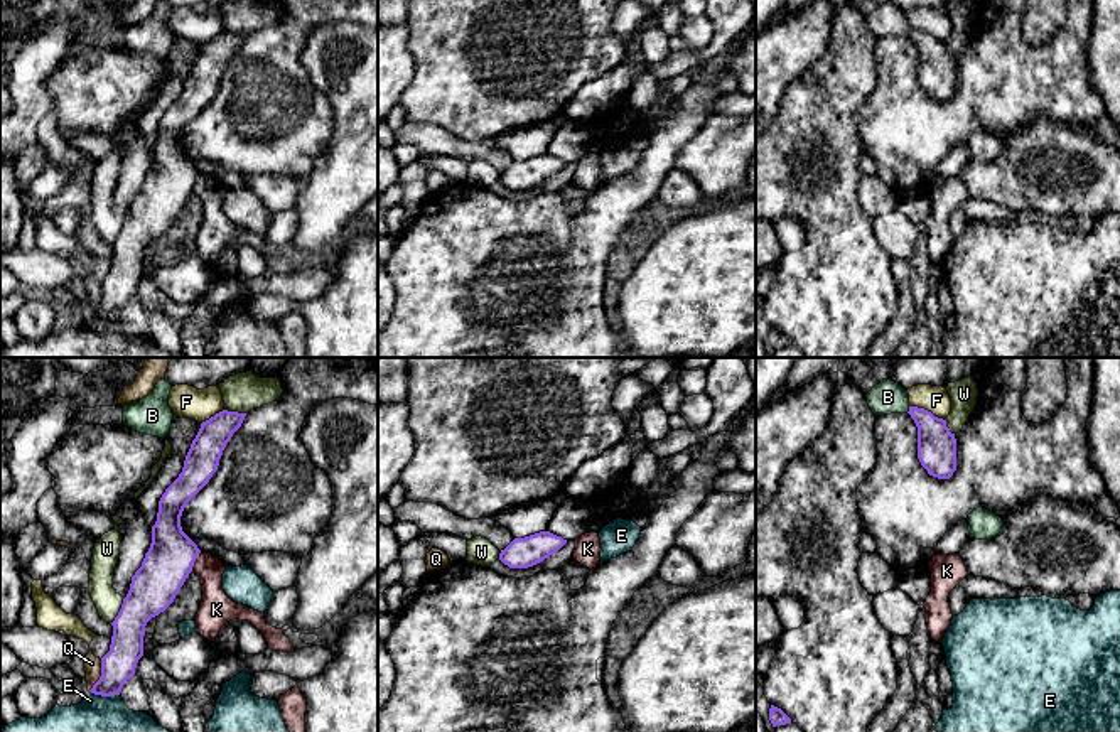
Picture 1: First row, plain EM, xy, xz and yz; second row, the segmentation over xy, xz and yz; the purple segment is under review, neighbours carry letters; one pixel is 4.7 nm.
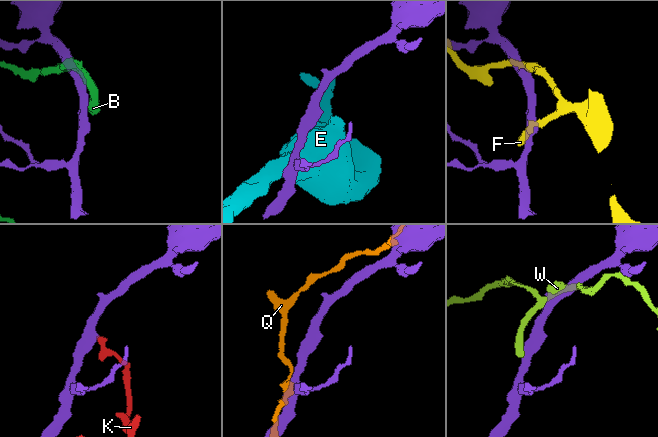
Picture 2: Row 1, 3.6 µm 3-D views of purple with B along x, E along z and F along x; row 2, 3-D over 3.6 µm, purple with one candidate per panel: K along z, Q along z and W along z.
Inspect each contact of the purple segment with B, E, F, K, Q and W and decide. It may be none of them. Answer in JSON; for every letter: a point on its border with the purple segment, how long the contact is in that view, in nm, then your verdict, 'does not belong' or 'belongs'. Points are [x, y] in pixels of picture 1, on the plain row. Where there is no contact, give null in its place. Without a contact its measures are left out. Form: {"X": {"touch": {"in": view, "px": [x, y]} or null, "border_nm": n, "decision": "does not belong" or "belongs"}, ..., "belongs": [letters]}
{"B": {"touch": {"in": "yz", "px": [910, 32]}, "border_nm": 40, "decision": "does not belong"}, "E": {"touch": {"in": "xy", "px": [105, 317]}, "border_nm": 150, "decision": "does not belong"}, "F": {"touch": {"in": "yz", "px": [926, 32]}, "border_nm": 190, "decision": "does not belong"}, "K": {"touch": {"in": "xy", "px": [194, 182]}, "border_nm": 110, "decision": "does not belong"}, "Q": {"touch": {"in": "xy", "px": [102, 297]}, "border_nm": 170, "decision": "does not belong"}, "W": {"touch": {"in": "xy", "px": [120, 233]}, "border_nm": 140, "decision": "does not belong"}, "belongs": []}

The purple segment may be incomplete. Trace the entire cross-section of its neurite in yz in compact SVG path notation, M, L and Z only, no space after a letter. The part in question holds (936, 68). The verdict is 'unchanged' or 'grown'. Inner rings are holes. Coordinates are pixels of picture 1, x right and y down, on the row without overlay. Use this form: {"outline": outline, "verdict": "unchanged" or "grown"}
{"outline": "M909 29L918 49L918 81L929 98L950 101L956 93L956 61L946 49L946 42L931 34Z", "verdict": "unchanged"}

